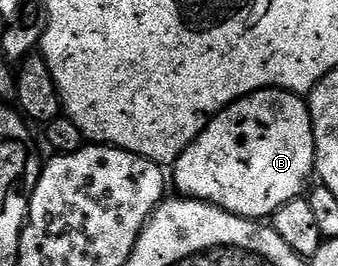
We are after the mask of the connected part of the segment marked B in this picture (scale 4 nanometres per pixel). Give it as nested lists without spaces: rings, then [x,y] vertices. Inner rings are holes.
[[[259,90],[230,103],[219,114],[214,114],[204,131],[180,153],[171,167],[170,178],[176,181],[180,189],[177,191],[183,197],[209,202],[227,214],[237,214],[239,218],[268,220],[274,211],[282,208],[282,204],[305,193],[309,185],[308,177],[313,177],[315,168],[314,128],[307,101],[288,90]]]

